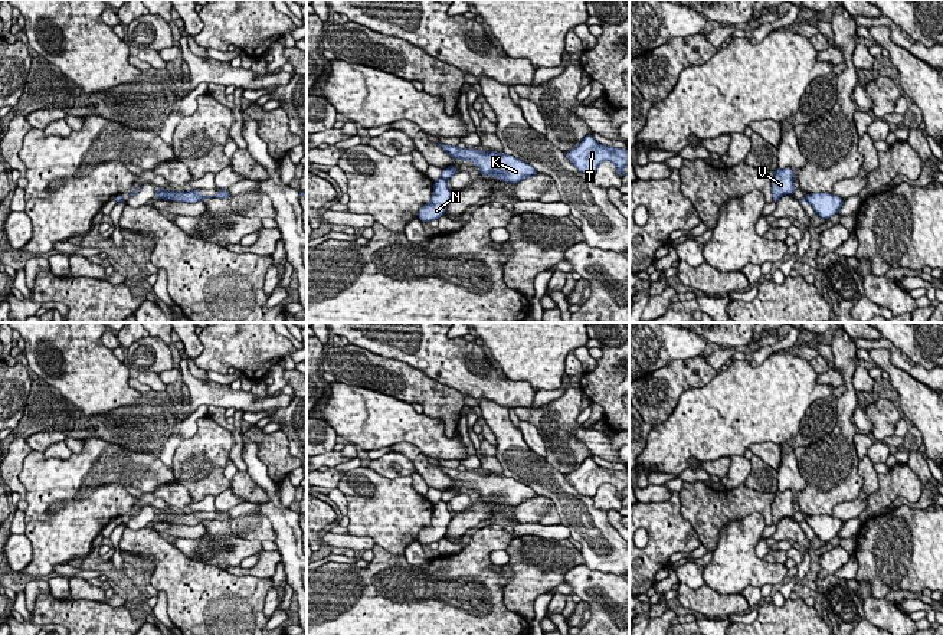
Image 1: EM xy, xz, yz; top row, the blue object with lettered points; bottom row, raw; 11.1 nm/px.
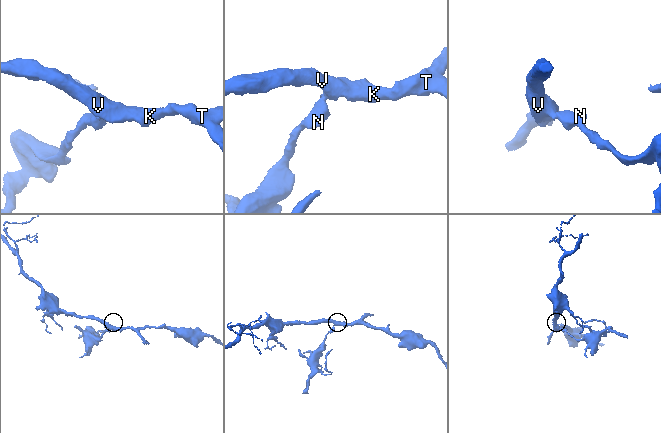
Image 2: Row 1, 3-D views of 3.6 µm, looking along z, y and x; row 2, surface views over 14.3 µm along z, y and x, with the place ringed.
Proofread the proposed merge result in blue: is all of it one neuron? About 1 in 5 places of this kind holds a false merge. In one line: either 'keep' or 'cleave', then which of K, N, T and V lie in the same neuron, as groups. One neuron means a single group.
cleave; K T V / N

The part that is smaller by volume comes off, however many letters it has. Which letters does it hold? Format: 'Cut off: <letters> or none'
Cut off: N

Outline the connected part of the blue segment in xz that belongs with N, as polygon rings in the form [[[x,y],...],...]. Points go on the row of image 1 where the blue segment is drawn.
[[[439,177],[433,183],[433,193],[430,202],[419,209],[419,220],[430,222],[443,216],[451,197],[452,194],[449,192],[446,180]]]

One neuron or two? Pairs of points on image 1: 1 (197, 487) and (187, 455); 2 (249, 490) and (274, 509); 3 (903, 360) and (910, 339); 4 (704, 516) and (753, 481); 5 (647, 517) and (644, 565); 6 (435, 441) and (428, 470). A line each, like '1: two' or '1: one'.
1: one
2: two
3: two
4: two
5: one
6: two

